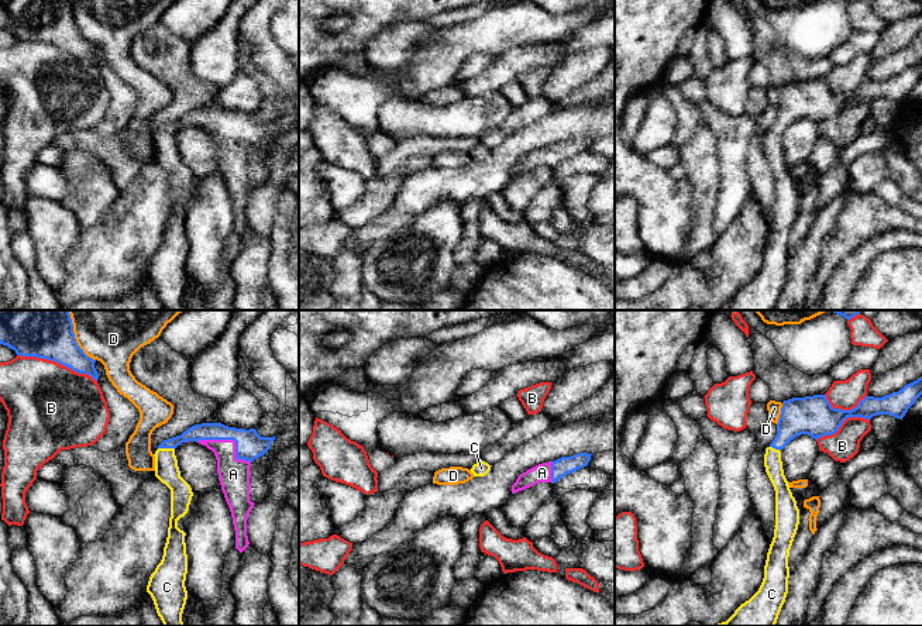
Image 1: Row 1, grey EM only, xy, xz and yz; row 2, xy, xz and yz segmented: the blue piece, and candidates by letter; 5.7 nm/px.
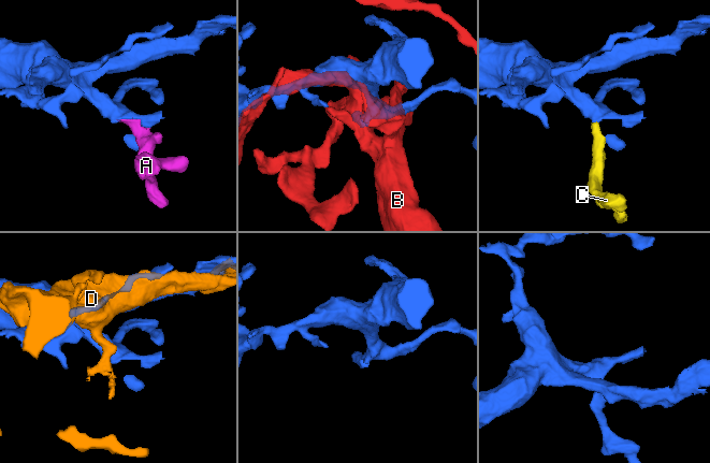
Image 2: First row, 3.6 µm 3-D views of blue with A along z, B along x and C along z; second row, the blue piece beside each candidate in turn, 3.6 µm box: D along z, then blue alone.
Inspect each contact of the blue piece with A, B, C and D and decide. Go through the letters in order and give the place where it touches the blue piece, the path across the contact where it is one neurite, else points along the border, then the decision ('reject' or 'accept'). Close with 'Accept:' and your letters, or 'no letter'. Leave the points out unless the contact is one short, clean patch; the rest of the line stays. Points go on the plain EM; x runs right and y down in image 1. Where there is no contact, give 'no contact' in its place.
A: meets blue in xy at (230, 123); accept
B: meets blue in xy at (57, 45); reject
C: meets blue in xy at (167, 131); runs through xy (206, 114), (185, 120), (167, 131), (167, 154); accept
D: meets blue in xy at (75, 24); reject
Accept: A, C

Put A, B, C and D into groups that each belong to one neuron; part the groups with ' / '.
A C / B / D

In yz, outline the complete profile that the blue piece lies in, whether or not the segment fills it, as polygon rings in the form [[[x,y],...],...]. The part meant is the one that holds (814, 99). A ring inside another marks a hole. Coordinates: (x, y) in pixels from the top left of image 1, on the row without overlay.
[[[922,61],[905,69],[898,76],[892,76],[883,82],[866,80],[852,94],[835,93],[828,86],[825,79],[792,82],[782,86],[781,99],[777,107],[777,118],[771,128],[766,133],[764,138],[766,156],[775,175],[775,213],[767,237],[764,262],[758,275],[749,285],[742,288],[726,306],[718,307],[715,310],[775,310],[781,292],[785,286],[789,262],[788,241],[799,209],[799,193],[784,159],[781,134],[791,124],[801,118],[808,118],[815,124],[823,120],[835,118],[847,102],[861,102],[870,104],[877,99],[890,99],[902,104],[908,93],[921,79]]]

